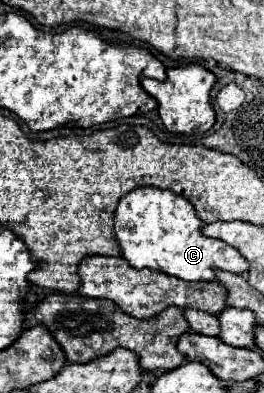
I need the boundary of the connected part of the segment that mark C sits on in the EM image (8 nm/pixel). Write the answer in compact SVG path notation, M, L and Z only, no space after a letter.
M138 187L120 199L114 211L114 233L122 257L136 269L148 267L184 281L214 281L214 269L244 273L248 261L228 243L202 235L202 221L182 195L156 187Z

